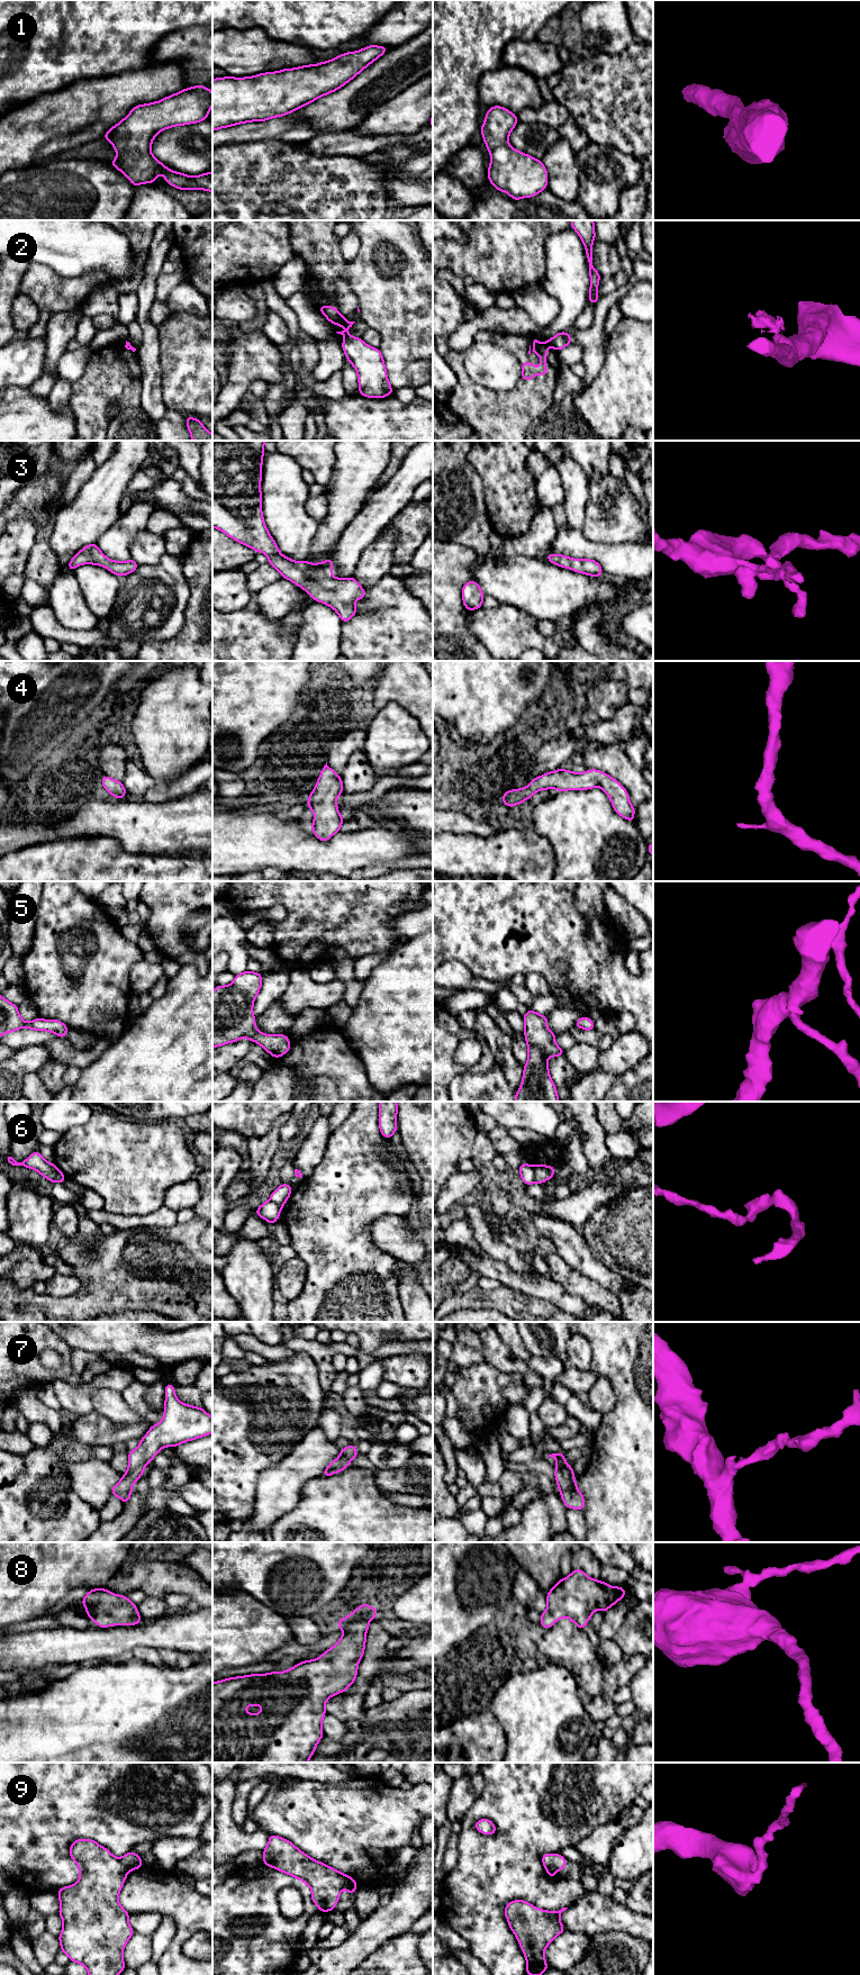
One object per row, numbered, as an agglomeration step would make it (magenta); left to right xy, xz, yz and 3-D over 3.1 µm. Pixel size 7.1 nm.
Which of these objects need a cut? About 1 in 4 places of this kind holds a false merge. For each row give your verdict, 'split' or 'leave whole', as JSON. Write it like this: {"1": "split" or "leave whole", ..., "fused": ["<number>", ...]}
{"1": "leave whole", "2": "split", "3": "leave whole", "4": "leave whole", "5": "leave whole", "6": "split", "7": "leave whole", "8": "leave whole", "9": "split", "fused": ["2", "6", "9"]}

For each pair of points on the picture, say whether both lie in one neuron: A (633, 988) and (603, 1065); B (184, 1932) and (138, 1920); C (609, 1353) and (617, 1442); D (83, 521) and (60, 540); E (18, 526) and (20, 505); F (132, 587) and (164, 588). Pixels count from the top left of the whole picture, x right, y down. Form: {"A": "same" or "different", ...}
{"A": "different", "B": "different", "C": "same", "D": "same", "E": "different", "F": "same"}

